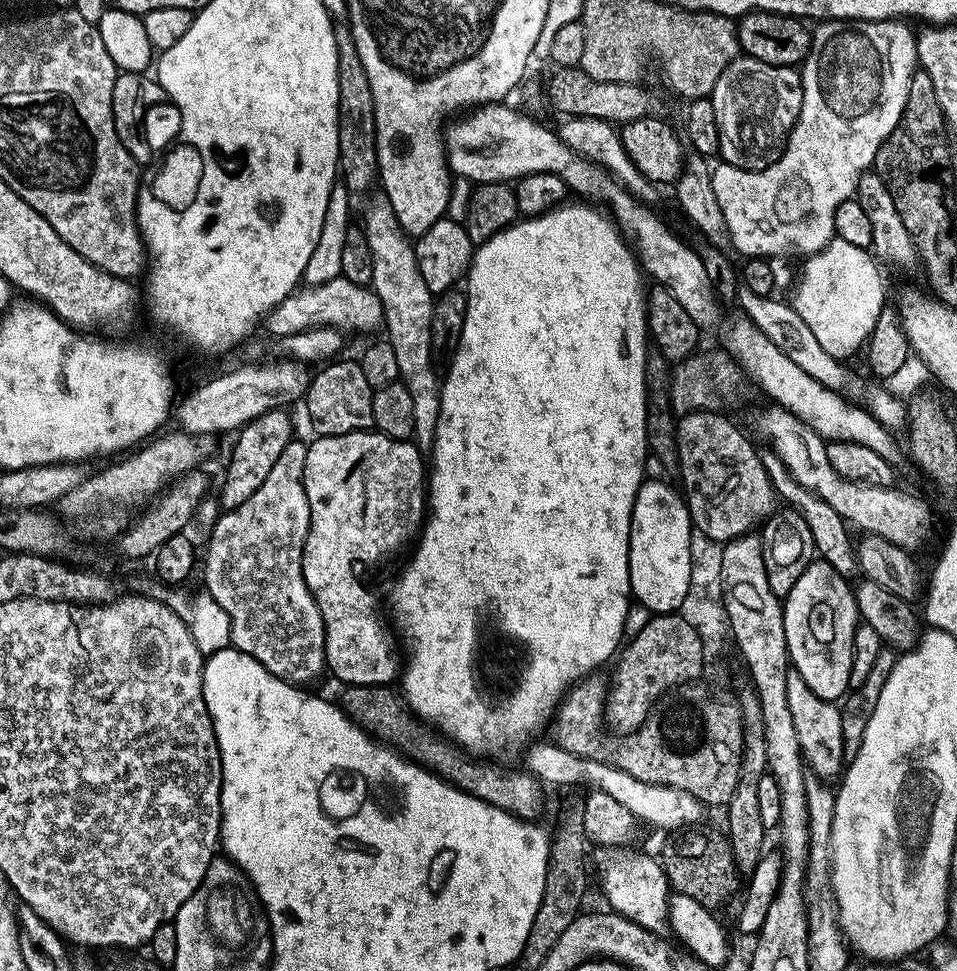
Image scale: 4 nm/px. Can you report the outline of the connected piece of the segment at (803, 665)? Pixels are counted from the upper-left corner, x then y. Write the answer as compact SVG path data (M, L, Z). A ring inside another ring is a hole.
M816 558L794 582L794 590L790 590L788 596L783 597L784 629L786 630L786 646L788 647L788 659L791 667L814 690L814 694L823 700L839 701L850 688L850 666L852 665L852 643L858 627L858 613L856 610L856 598L851 583L834 566L830 566L825 560Z

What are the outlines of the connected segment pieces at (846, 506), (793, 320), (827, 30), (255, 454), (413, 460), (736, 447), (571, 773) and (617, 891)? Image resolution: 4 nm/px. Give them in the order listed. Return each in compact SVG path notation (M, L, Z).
M770 402L765 405L765 408L756 408L749 414L747 427L753 433L756 431L768 443L765 445L778 458L782 458L786 470L790 470L799 484L818 494L818 498L827 502L853 529L861 528L861 533L881 536L886 538L886 542L894 542L894 546L909 550L917 550L931 538L932 508L926 501L912 492L883 488L880 482L849 480L847 476L838 474L838 470L830 466L828 444L823 436L819 436L813 428L806 426L785 408Z
M743 283L737 288L736 300L740 303L739 311L747 316L748 320L754 322L762 330L762 334L766 334L766 338L770 338L770 342L774 342L774 346L778 346L778 350L782 350L782 354L786 354L786 358L790 358L790 362L794 362L794 366L806 370L806 374L810 374L810 378L814 378L814 382L822 382L822 386L839 392L845 398L861 401L868 413L878 422L882 422L882 426L886 426L889 430L905 427L905 401L900 401L888 388L869 387L858 373L851 372L844 365L847 363L841 362L835 356L826 354L826 350L822 350L821 344L818 343L818 338L814 338L810 326L806 326L802 314L798 314L791 303L783 304L782 301L776 300L775 295L754 294L754 290L750 290L750 286Z
M903 19L899 20L826 20L815 25L812 33L812 48L808 52L808 57L804 59L802 67L799 69L800 81L802 82L802 110L796 119L796 125L788 135L788 145L784 147L784 152L768 168L761 172L751 172L742 170L733 164L717 163L711 169L712 186L714 196L717 199L718 207L729 228L733 249L744 258L777 258L776 256L800 256L807 258L816 252L821 252L831 240L836 236L835 211L847 200L853 199L856 195L856 187L860 176L869 171L876 163L876 155L882 146L884 139L889 136L895 128L900 127L900 119L906 106L906 94L910 90L910 78L912 73L917 71L918 61L916 58L916 37L915 31L911 32L907 28Z
M283 407L270 409L268 413L254 418L235 433L236 445L228 456L228 465L224 468L224 481L220 484L218 499L224 512L234 510L262 486L262 482L270 475L275 459L288 443L294 439L292 420Z
M375 430L321 436L313 441L308 444L304 471L304 489L310 502L312 525L308 527L304 543L302 574L322 614L324 663L327 671L332 671L341 680L341 685L388 686L397 679L398 660L396 664L396 656L388 645L388 636L376 609L376 596L368 592L360 575L364 568L378 563L383 556L390 555L421 531L426 516L426 460L420 457L423 456L421 449L411 439L395 440Z
M697 411L679 417L676 422L676 453L680 463L678 480L684 483L682 495L693 529L708 540L727 542L759 529L777 511L778 497L766 474L758 448L748 441L749 433L722 415L719 411Z
M532 742L527 745L528 765L527 771L532 773L544 786L549 784L572 784L568 786L584 786L589 784L589 789L610 794L610 798L622 802L626 810L635 816L637 821L653 824L656 828L676 828L672 830L684 830L700 821L705 805L693 795L686 794L677 788L667 788L665 784L647 784L638 782L634 774L626 774L626 770L617 768L616 765L608 763L607 760L588 760L584 756L575 756L566 750L562 750L554 742L548 744L536 744Z
M616 848L597 849L592 856L600 874L600 886L611 911L628 917L636 925L664 936L669 933L669 902L672 898L671 884L666 878L664 865L646 854L620 854Z

